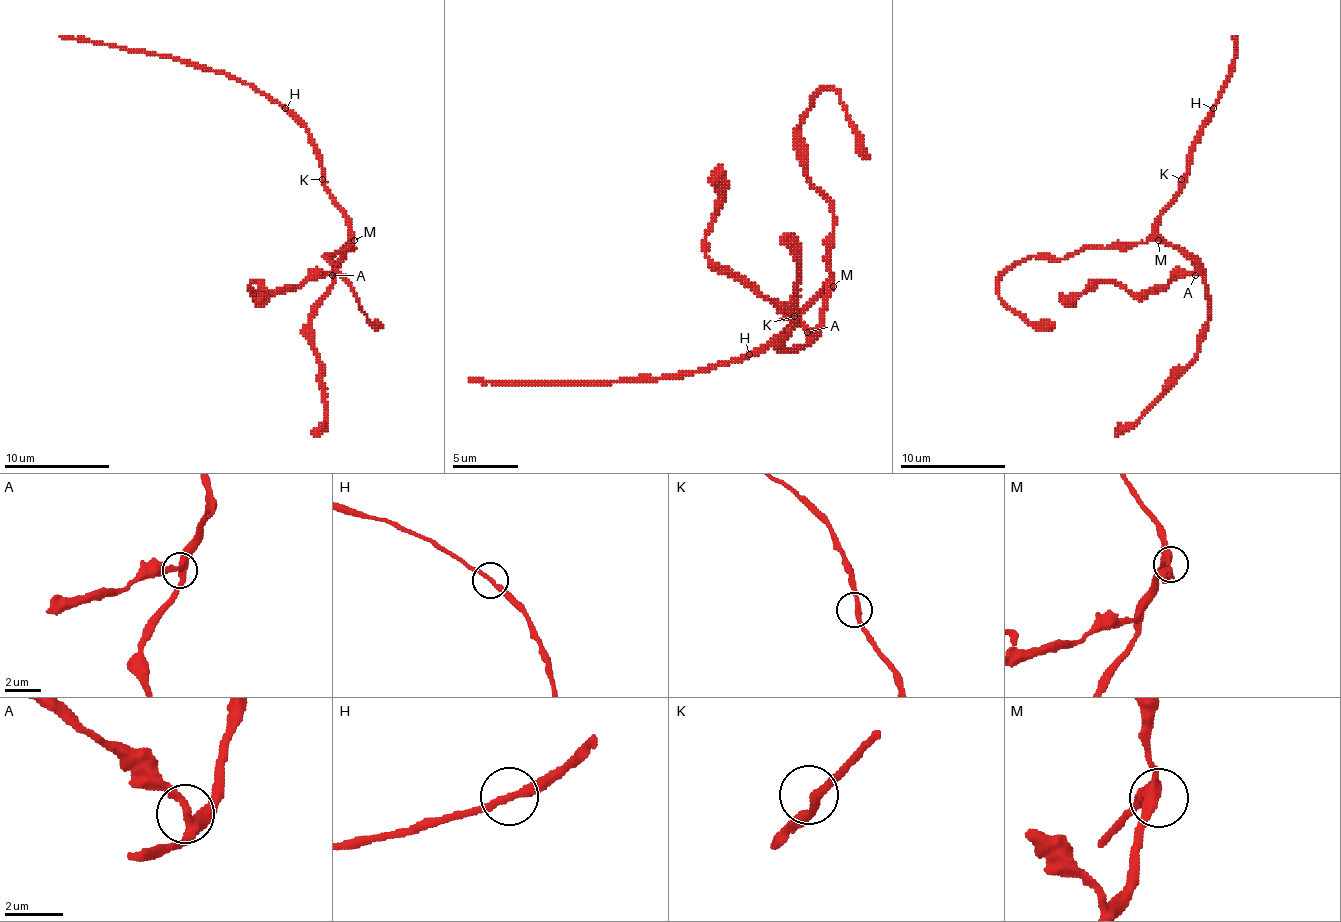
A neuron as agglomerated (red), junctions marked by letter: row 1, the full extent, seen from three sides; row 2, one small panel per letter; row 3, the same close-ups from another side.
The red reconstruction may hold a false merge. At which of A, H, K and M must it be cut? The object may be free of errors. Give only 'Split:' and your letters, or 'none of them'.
Split: none of them

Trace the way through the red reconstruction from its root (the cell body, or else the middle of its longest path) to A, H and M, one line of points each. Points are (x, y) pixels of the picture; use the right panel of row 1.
A: (1184, 182), (1176, 200), (1160, 216), (1158, 232), (1195, 264), (1195, 275)
H: (1184, 182), (1189, 150), (1213, 108)
M: (1184, 182), (1176, 200), (1160, 216), (1158, 240)

